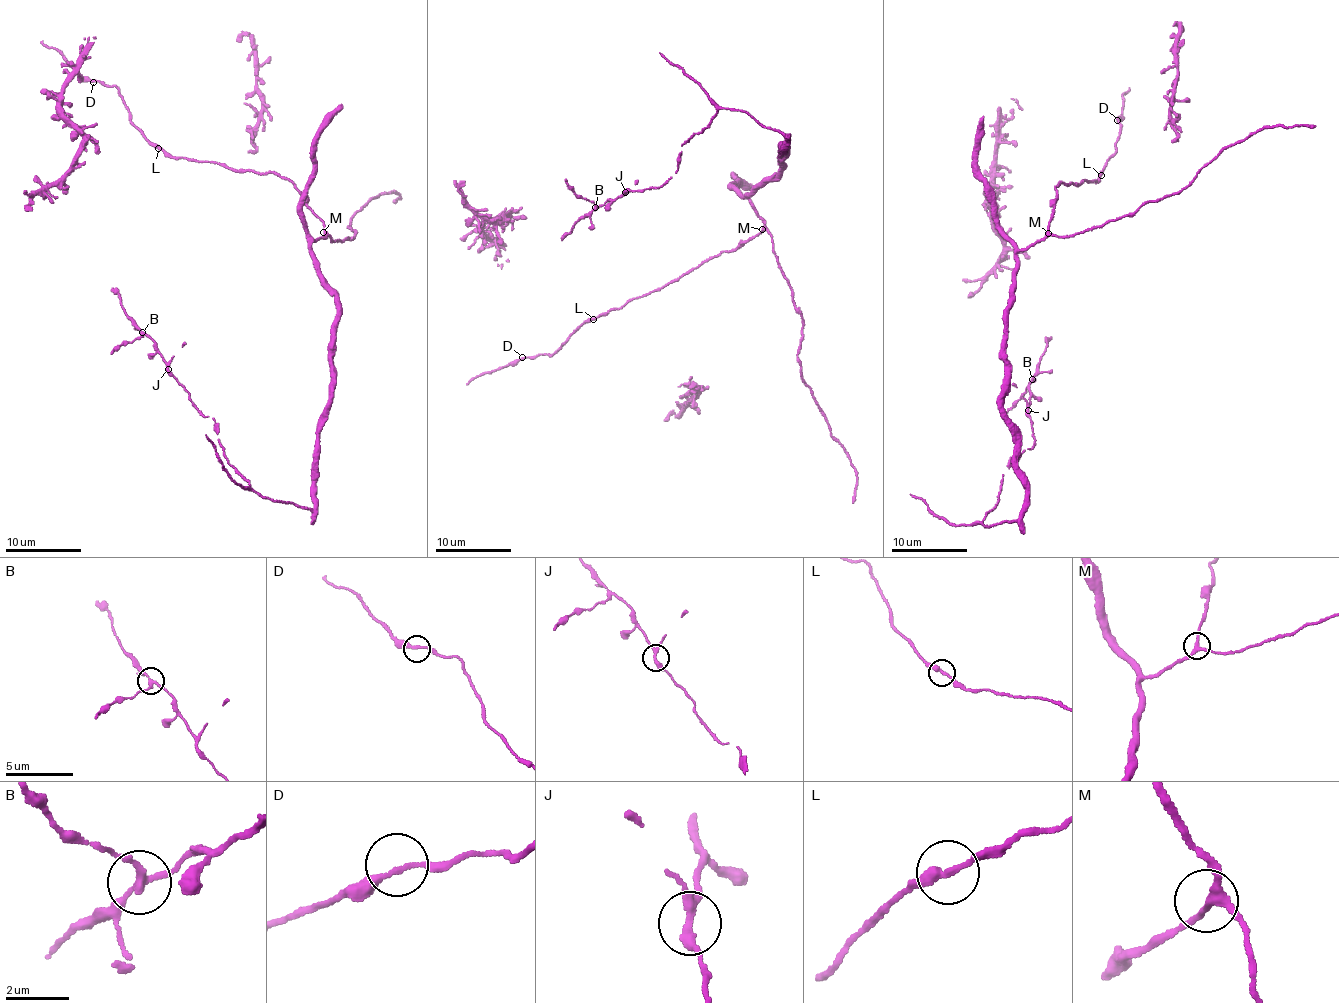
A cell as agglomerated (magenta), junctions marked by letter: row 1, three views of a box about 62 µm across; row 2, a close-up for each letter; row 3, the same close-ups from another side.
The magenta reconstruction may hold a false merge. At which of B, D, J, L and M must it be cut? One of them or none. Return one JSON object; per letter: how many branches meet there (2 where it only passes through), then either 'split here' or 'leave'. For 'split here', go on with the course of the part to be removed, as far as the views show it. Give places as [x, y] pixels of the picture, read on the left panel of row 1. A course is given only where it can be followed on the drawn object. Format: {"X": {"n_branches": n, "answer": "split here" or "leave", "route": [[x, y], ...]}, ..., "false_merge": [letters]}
{"B": {"n_branches": 3, "answer": "split here", "route": [[142, 333], [111, 353]]}, "D": {"n_branches": 2, "answer": "leave"}, "J": {"n_branches": 3, "answer": "leave"}, "L": {"n_branches": 2, "answer": "leave"}, "M": {"n_branches": 3, "answer": "leave"}, "false_merge": ["B"]}

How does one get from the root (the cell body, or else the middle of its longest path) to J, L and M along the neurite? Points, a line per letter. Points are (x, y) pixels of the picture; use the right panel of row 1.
J: (1024, 248), (1016, 254), (1006, 320), (1003, 417), (1026, 511), (984, 527), (1004, 474), (1035, 442), (1028, 410)
L: (1024, 248), (1046, 234), (1056, 197), (1055, 187), (1062, 182), (1068, 186), (1085, 179), (1095, 182), (1101, 175)
M: (1024, 248), (1034, 245), (1048, 233)

